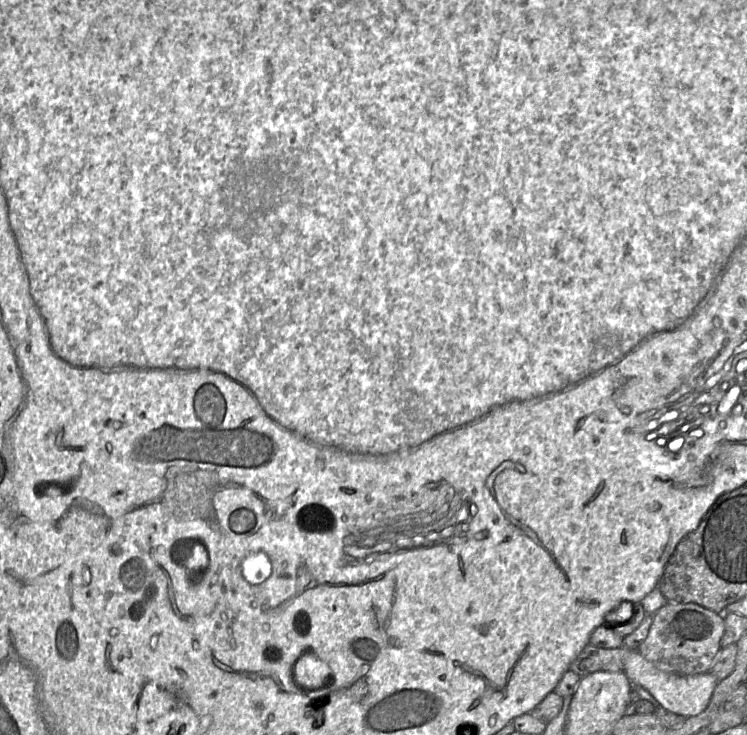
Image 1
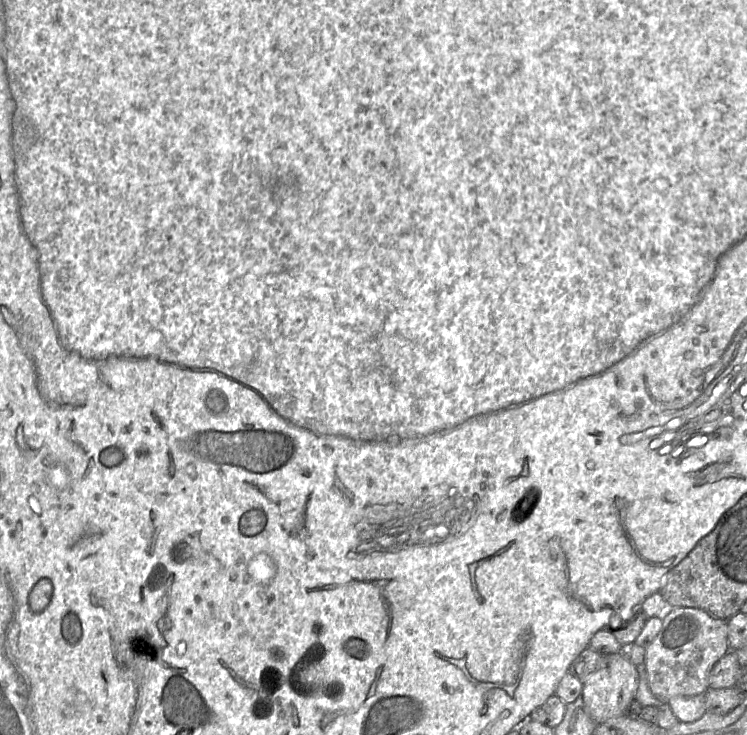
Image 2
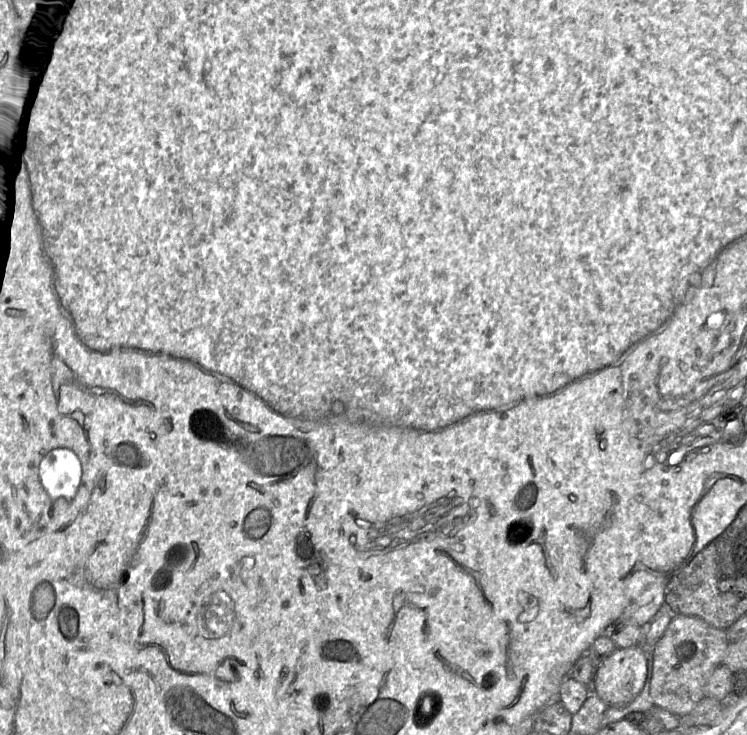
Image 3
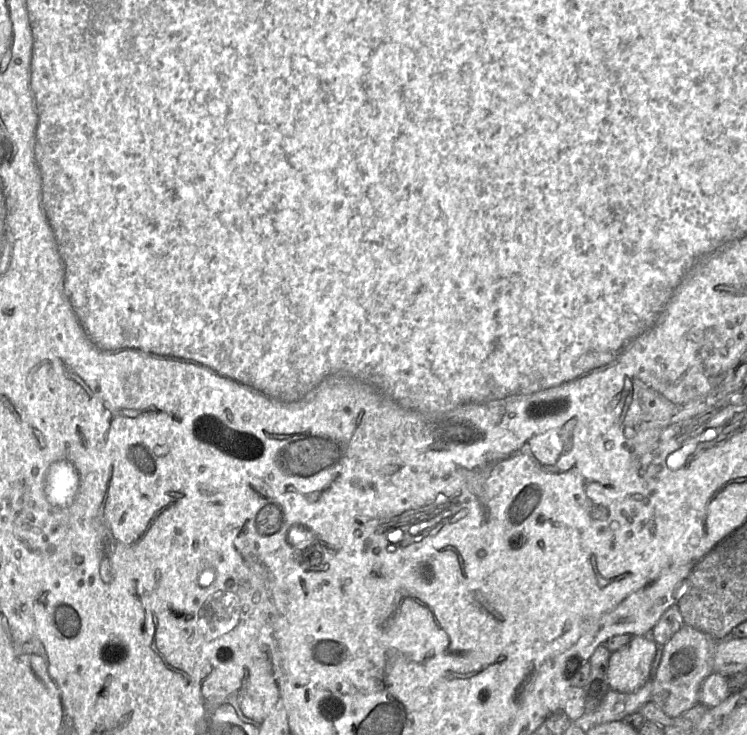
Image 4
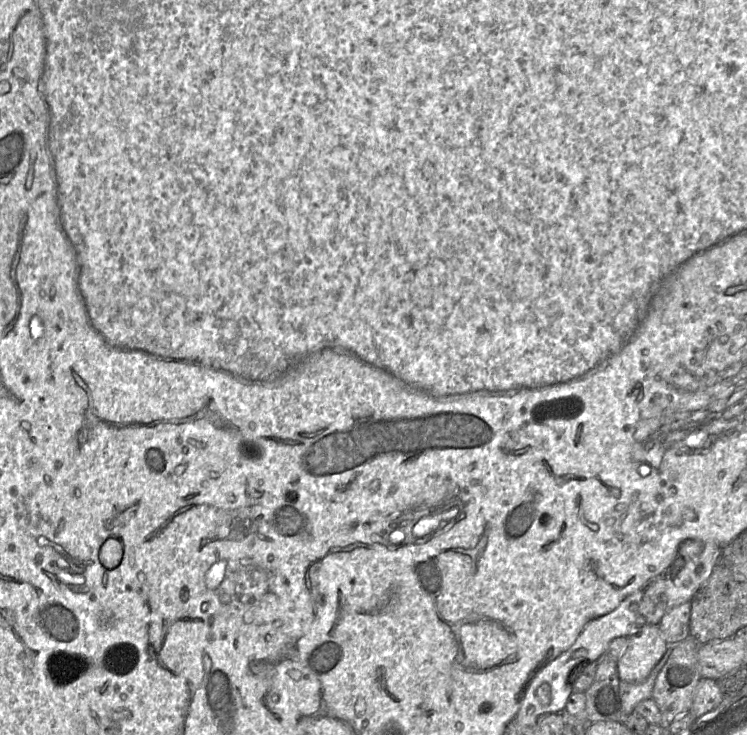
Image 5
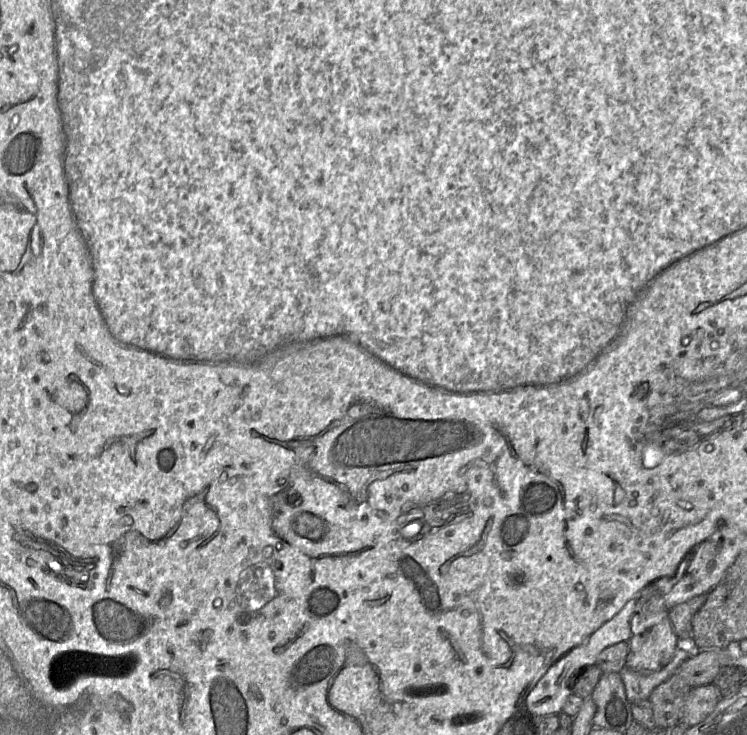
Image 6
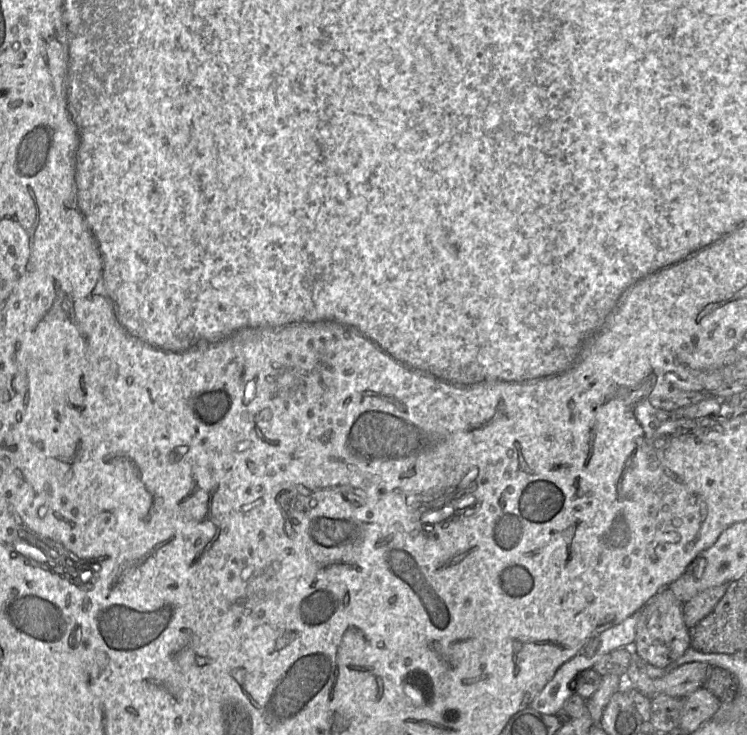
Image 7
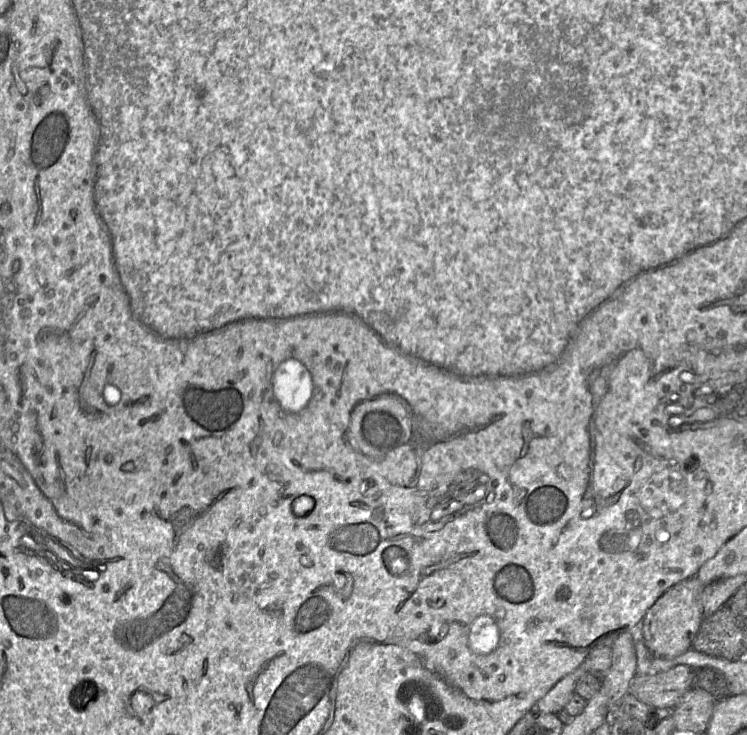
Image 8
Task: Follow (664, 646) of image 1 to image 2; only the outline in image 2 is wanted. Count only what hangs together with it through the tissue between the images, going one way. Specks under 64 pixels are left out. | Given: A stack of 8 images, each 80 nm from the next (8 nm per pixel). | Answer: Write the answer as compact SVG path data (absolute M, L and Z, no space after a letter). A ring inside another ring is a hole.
M668 608L662 627L645 647L645 669L651 692L663 703L676 696L705 694L713 666L730 650L727 621L715 618L699 608Z

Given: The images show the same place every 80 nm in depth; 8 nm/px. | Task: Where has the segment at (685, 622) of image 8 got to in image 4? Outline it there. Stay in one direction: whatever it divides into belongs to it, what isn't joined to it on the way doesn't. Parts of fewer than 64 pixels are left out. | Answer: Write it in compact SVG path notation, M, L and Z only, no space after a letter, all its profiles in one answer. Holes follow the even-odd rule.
M649 635L632 636L627 645L611 653L607 680L611 690L633 693L650 678L658 645Z

